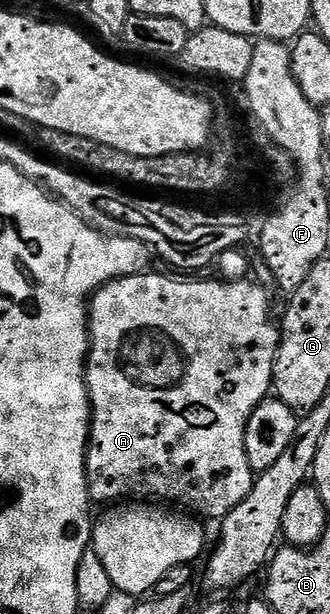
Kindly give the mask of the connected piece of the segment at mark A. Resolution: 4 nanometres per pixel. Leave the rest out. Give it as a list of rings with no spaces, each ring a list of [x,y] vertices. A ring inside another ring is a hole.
[[[145,271],[134,277],[117,277],[97,291],[90,301],[90,348],[84,370],[88,385],[88,402],[92,404],[92,428],[88,434],[88,496],[93,502],[108,503],[167,503],[192,515],[223,519],[246,495],[250,495],[254,474],[246,459],[246,423],[250,415],[269,396],[276,349],[280,345],[281,330],[272,322],[268,293],[252,279],[230,281],[175,281],[160,273]]]

